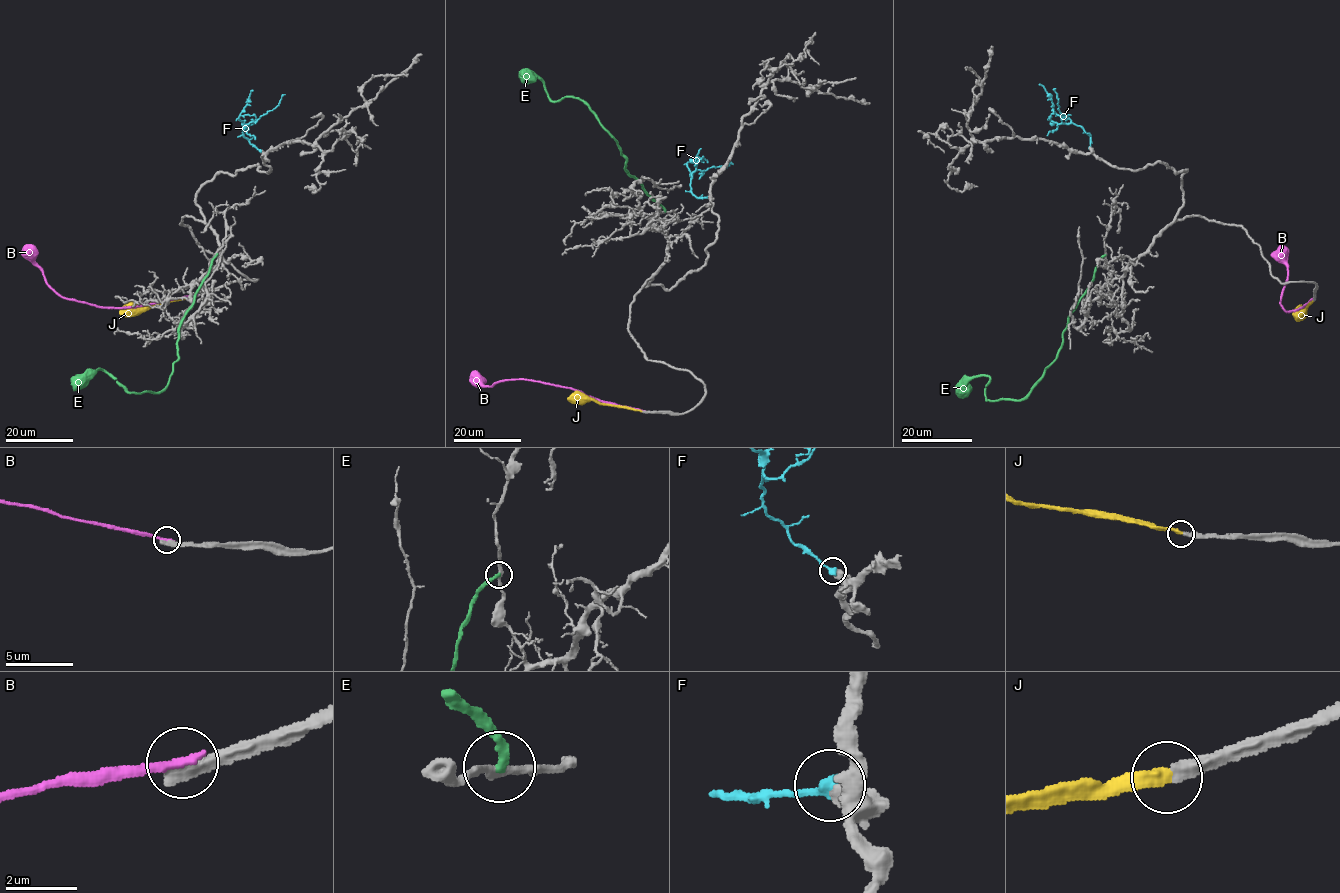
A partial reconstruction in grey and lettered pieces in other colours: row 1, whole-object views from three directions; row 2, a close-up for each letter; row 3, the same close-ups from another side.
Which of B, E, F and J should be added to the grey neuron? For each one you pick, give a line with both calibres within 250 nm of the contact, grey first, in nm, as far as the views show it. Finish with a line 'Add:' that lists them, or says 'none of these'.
J: 360 nm thick on the grey side, 320 nm on the other
Add: J

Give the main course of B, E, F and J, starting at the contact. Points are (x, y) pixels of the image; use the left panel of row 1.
B: (195, 295), (130, 307), (97, 306), (66, 299), (49, 285), (34, 260), (34, 252), (26, 244)
E: (216, 254), (178, 327), (178, 358), (162, 390), (132, 393), (100, 369), (82, 383), (71, 384)
F: (260, 150), (243, 133), (243, 127), (273, 109), (285, 94)
J: (193, 296), (124, 308), (120, 312)

